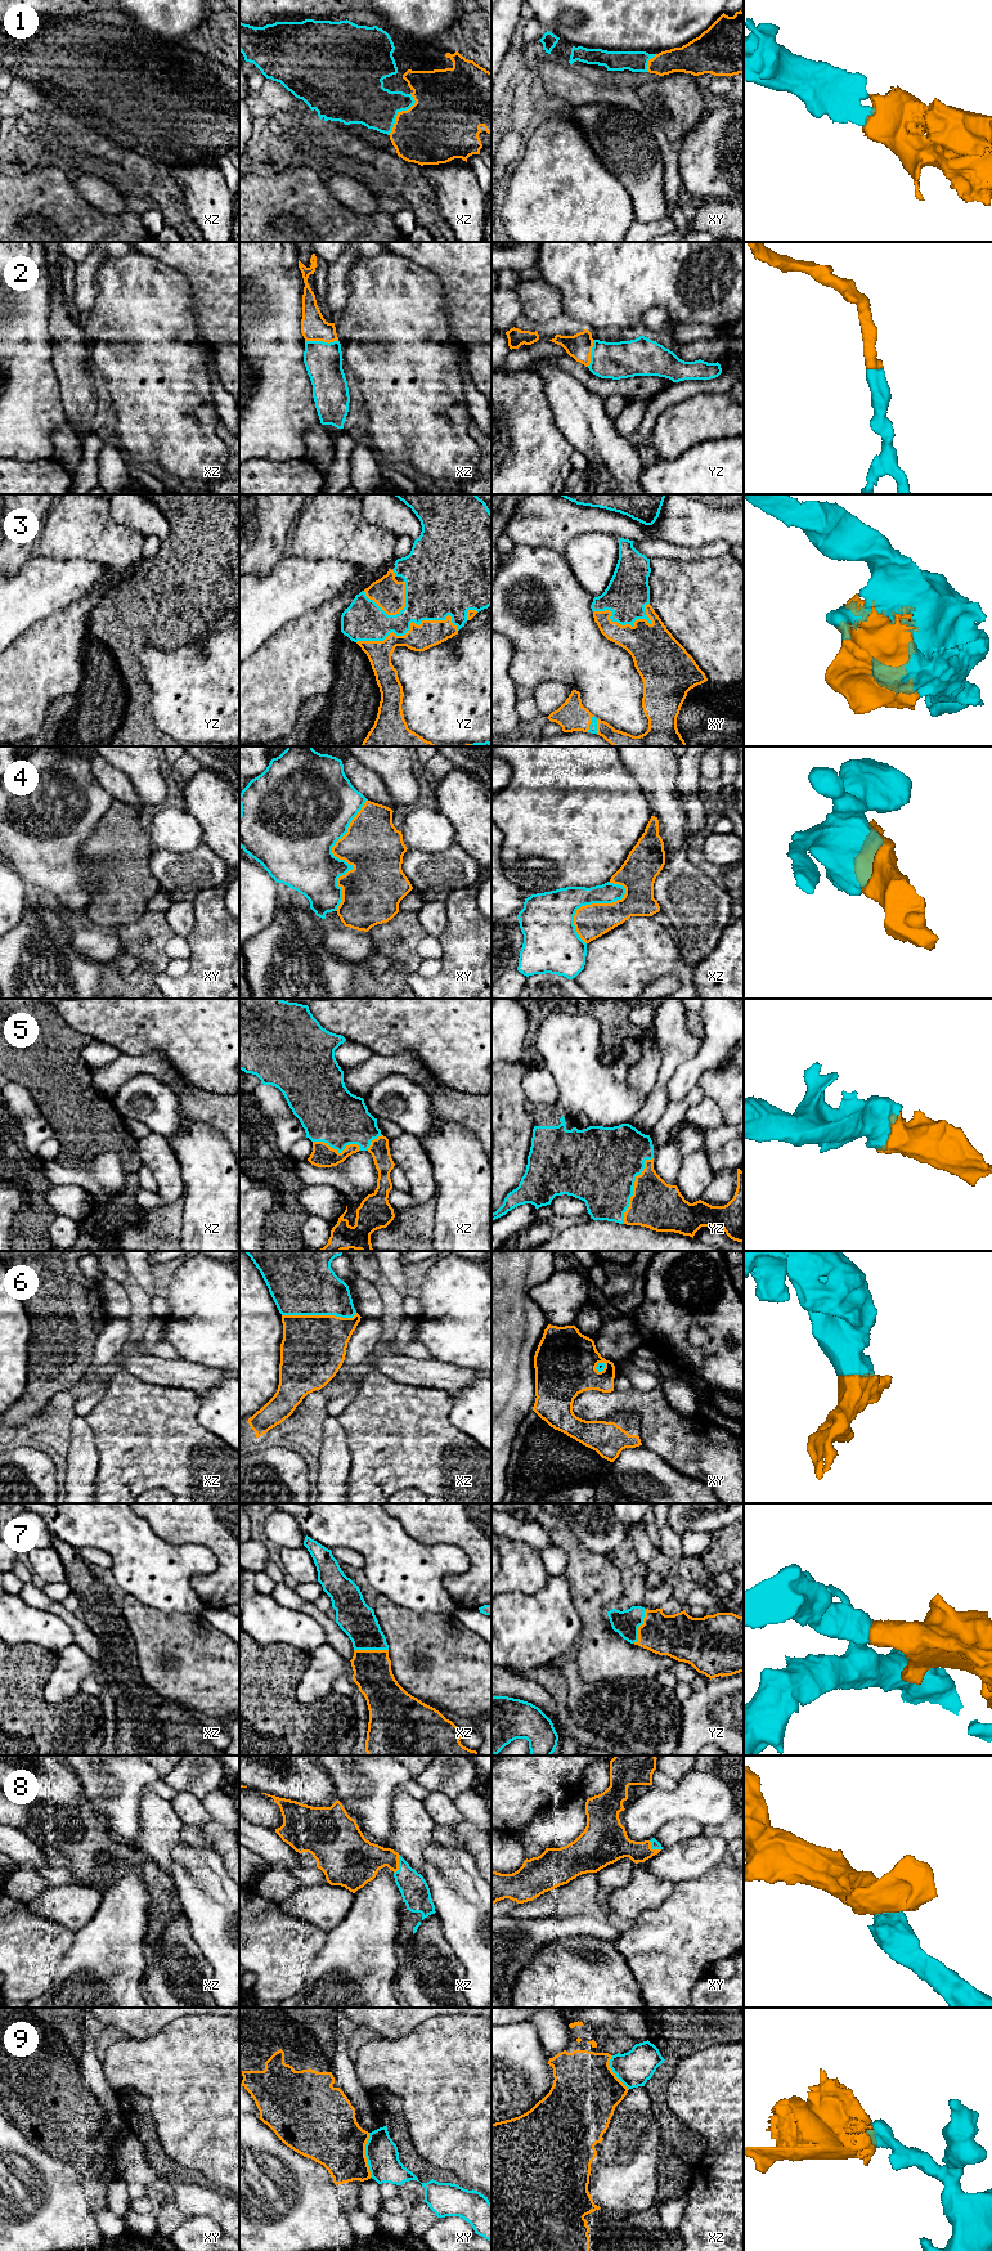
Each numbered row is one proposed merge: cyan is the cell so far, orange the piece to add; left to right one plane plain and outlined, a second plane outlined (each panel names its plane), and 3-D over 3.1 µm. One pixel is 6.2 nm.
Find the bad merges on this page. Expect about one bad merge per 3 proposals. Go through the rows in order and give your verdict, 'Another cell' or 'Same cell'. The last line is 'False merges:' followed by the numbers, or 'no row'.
1: Same cell
2: Same cell
3: Same cell
4: Another cell
5: Same cell
6: Same cell
7: Same cell
8: Same cell
9: Another cell
False merges: 4, 9

